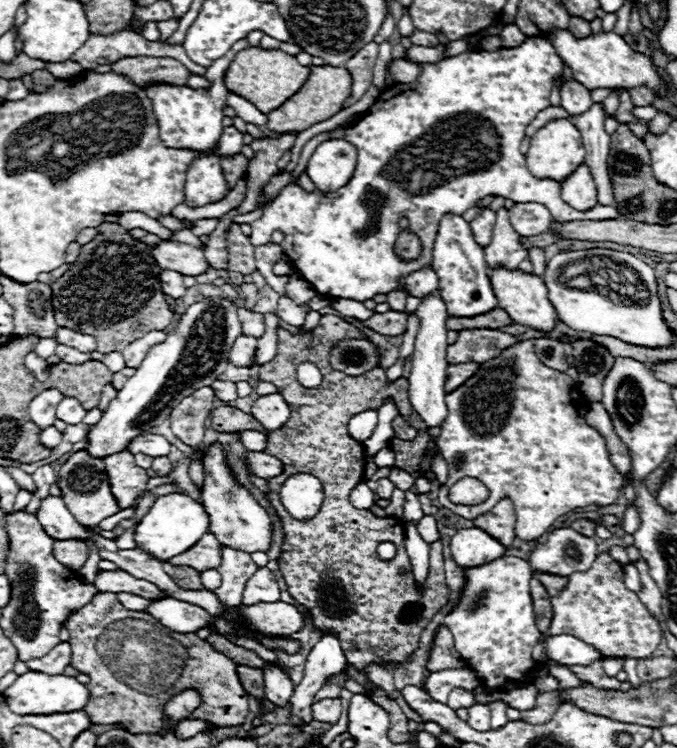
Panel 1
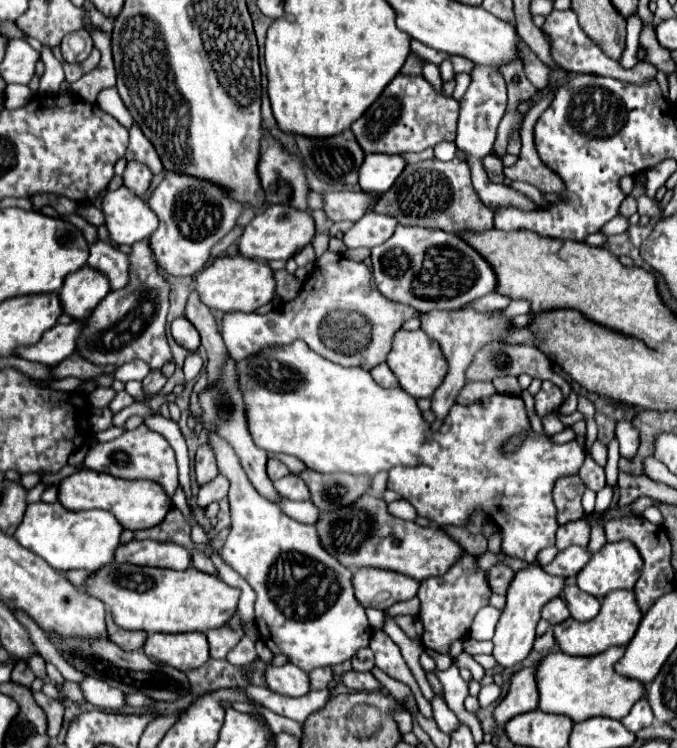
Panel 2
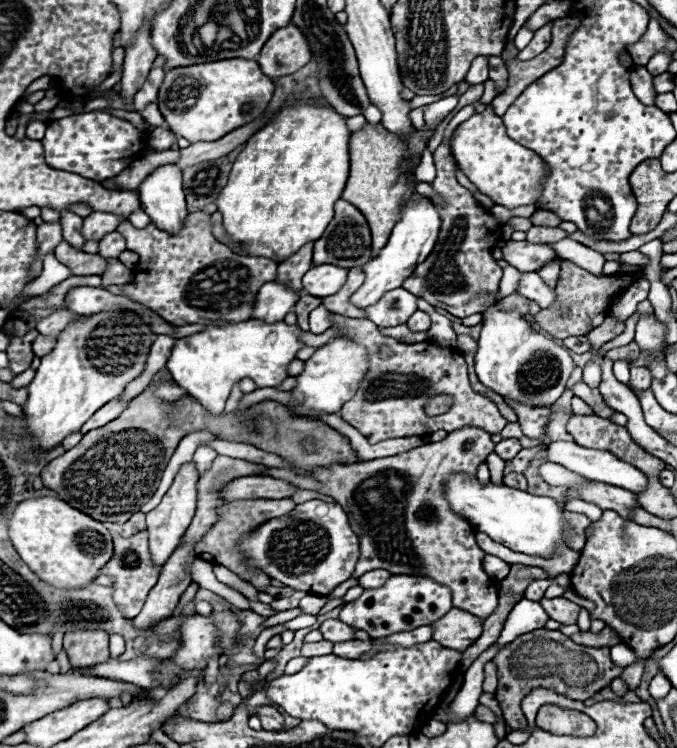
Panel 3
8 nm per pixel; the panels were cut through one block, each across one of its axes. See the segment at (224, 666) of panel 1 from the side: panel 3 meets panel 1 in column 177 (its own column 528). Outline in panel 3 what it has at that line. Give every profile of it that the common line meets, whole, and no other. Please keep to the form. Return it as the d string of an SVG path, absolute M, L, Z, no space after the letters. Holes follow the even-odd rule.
M540 628L536 632L518 636L516 640L512 640L512 644L506 644L492 658L492 662L498 668L496 700L500 702L506 726L510 730L526 728L526 718L520 710L520 702L524 700L524 696L528 696L528 692L532 692L532 688L552 688L554 692L560 692L562 696L568 696L572 700L586 700L592 698L596 692L600 692L604 686L608 686L624 670L622 666L616 666L610 660L608 646L604 648L582 646L572 642L560 630L548 628ZM516 648L520 648L520 656L512 656Z

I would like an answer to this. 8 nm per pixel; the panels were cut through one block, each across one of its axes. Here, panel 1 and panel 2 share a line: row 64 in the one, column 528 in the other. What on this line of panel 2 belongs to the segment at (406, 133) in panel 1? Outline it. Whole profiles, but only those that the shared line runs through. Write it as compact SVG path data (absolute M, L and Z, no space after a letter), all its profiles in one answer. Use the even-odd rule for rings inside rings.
M492 394L488 398L482 398L470 406L460 406L460 404L454 404L450 408L450 414L446 416L444 424L440 426L440 430L436 434L432 434L427 441L427 447L423 450L422 463L418 466L402 466L398 464L388 472L388 490L394 490L398 492L402 498L406 498L418 512L418 516L422 518L428 518L432 522L436 522L440 528L442 526L464 526L468 522L468 518L472 516L472 512L476 510L482 510L482 512L488 512L488 518L498 526L500 534L502 534L502 552L508 556L508 558L520 558L520 560L526 560L526 562L534 562L536 560L536 554L546 548L546 546L554 546L554 536L556 536L556 530L558 530L558 524L556 524L556 506L552 502L552 488L556 484L558 478L562 476L572 476L572 474L578 474L582 462L584 462L584 448L574 440L574 442L568 442L568 444L556 444L550 440L550 436L546 434L534 434L532 428L530 428L530 422L528 422L528 416L526 416L526 410L524 410L524 402L520 396L508 396L508 394ZM520 434L526 434L524 436L524 442L520 442L520 446L512 452L506 452L504 450L504 444L512 438L512 436L520 436Z

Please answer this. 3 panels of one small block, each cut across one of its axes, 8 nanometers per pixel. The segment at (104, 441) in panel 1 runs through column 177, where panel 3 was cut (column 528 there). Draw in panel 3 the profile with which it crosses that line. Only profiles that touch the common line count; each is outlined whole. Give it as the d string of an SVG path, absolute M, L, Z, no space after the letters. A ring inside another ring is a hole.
M488 306L482 312L482 322L484 326L478 338L478 352L476 352L476 374L480 382L504 398L520 400L520 404L532 404L534 408L542 408L544 404L554 404L566 390L566 380L570 378L570 372L574 368L568 350L556 344L546 334L534 332L530 324L524 320L524 316L518 312L502 312L496 310L494 306Z

